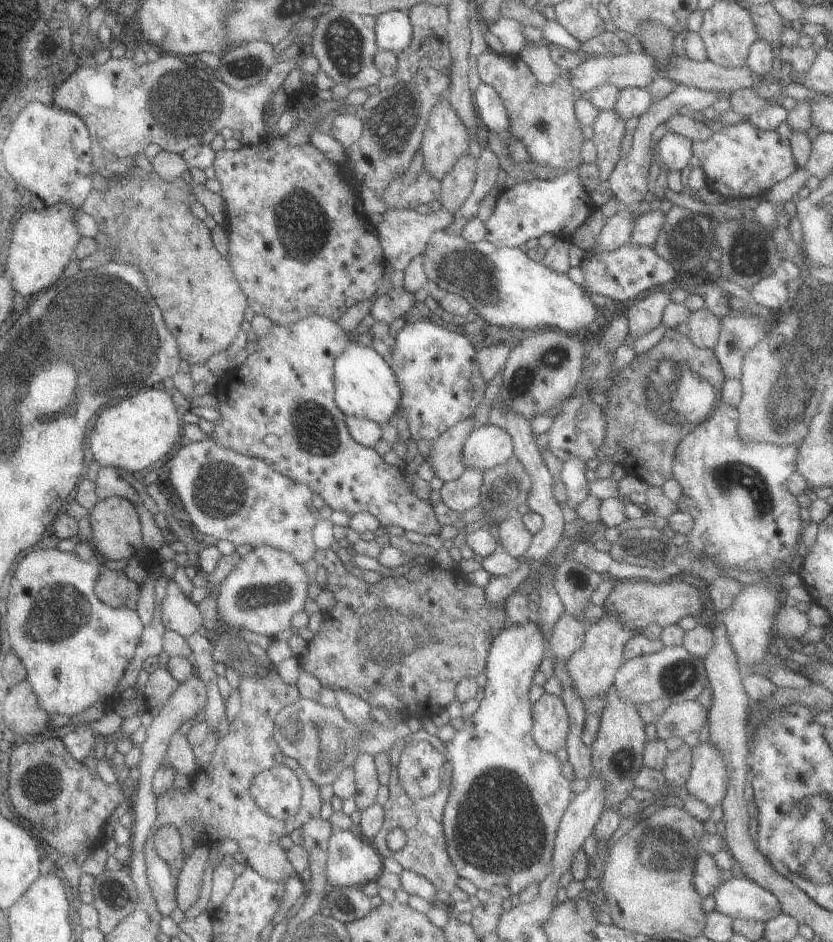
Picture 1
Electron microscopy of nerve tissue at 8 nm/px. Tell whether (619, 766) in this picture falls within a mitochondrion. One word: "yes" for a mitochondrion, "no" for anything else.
no

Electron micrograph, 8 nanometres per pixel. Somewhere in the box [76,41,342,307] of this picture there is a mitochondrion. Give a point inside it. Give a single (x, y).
(182, 99)

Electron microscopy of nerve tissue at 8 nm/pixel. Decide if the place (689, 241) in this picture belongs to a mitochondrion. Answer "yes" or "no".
yes

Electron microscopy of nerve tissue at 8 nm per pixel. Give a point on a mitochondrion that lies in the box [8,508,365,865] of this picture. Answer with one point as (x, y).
(59, 612)

